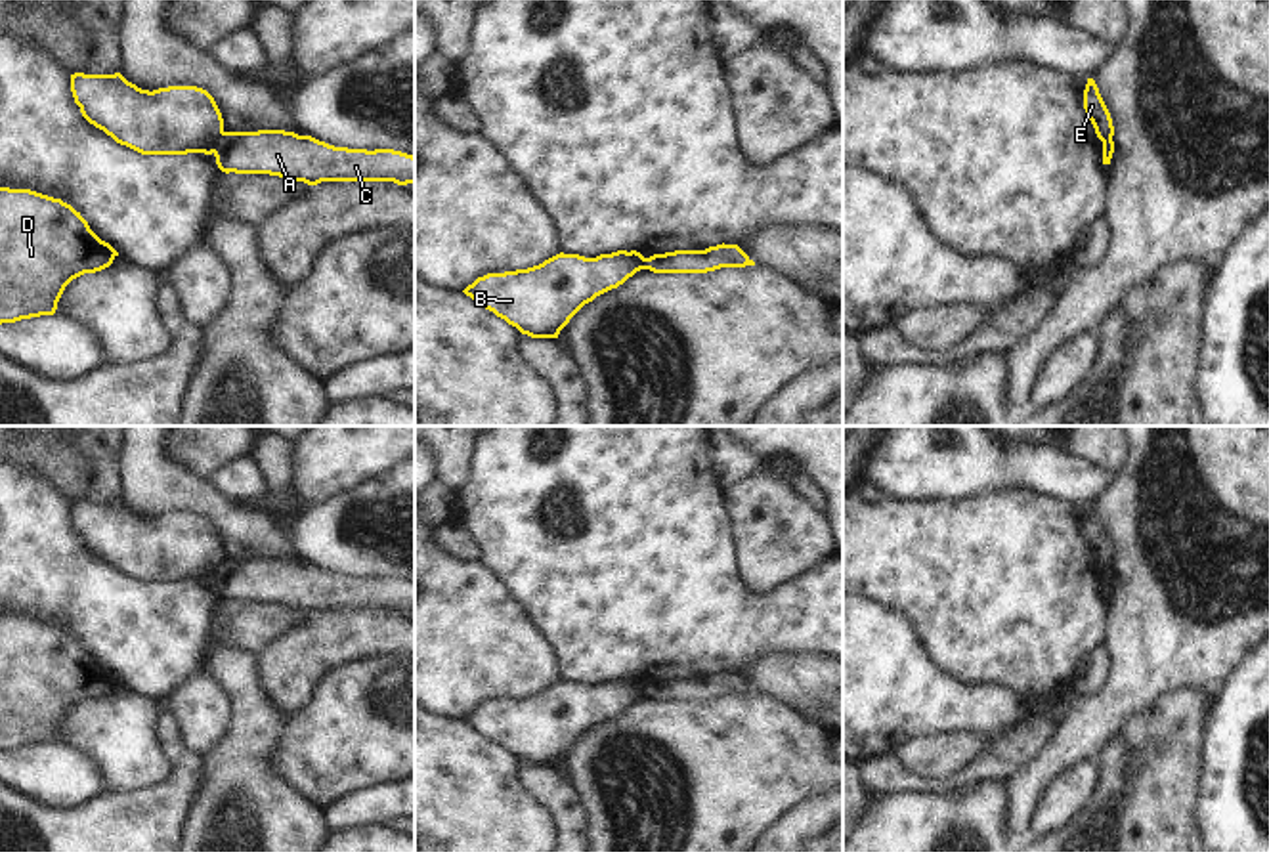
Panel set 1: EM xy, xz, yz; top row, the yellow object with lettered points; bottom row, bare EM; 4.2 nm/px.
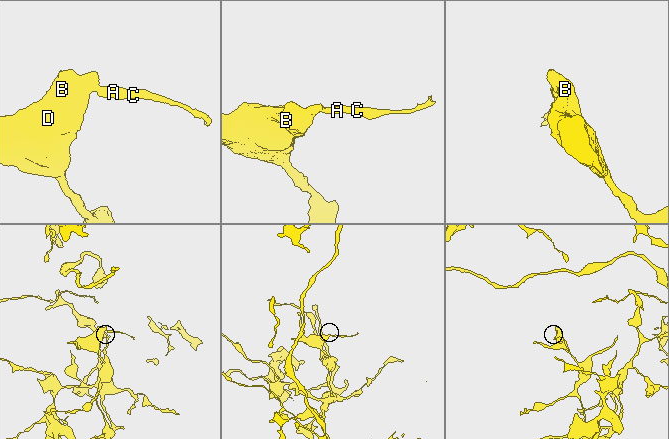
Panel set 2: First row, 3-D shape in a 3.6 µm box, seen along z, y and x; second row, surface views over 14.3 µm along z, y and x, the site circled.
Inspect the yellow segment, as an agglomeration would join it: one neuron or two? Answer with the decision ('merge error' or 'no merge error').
merge error

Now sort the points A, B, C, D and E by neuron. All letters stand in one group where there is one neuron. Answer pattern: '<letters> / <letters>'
A C / B D E

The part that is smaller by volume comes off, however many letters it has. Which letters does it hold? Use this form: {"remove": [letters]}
{"remove": ["A", "C"]}

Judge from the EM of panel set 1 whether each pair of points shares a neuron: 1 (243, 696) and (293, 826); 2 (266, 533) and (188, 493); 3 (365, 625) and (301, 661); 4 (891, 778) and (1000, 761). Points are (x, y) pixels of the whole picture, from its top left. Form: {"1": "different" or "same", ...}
{"1": "same", "2": "same", "3": "same", "4": "same"}

